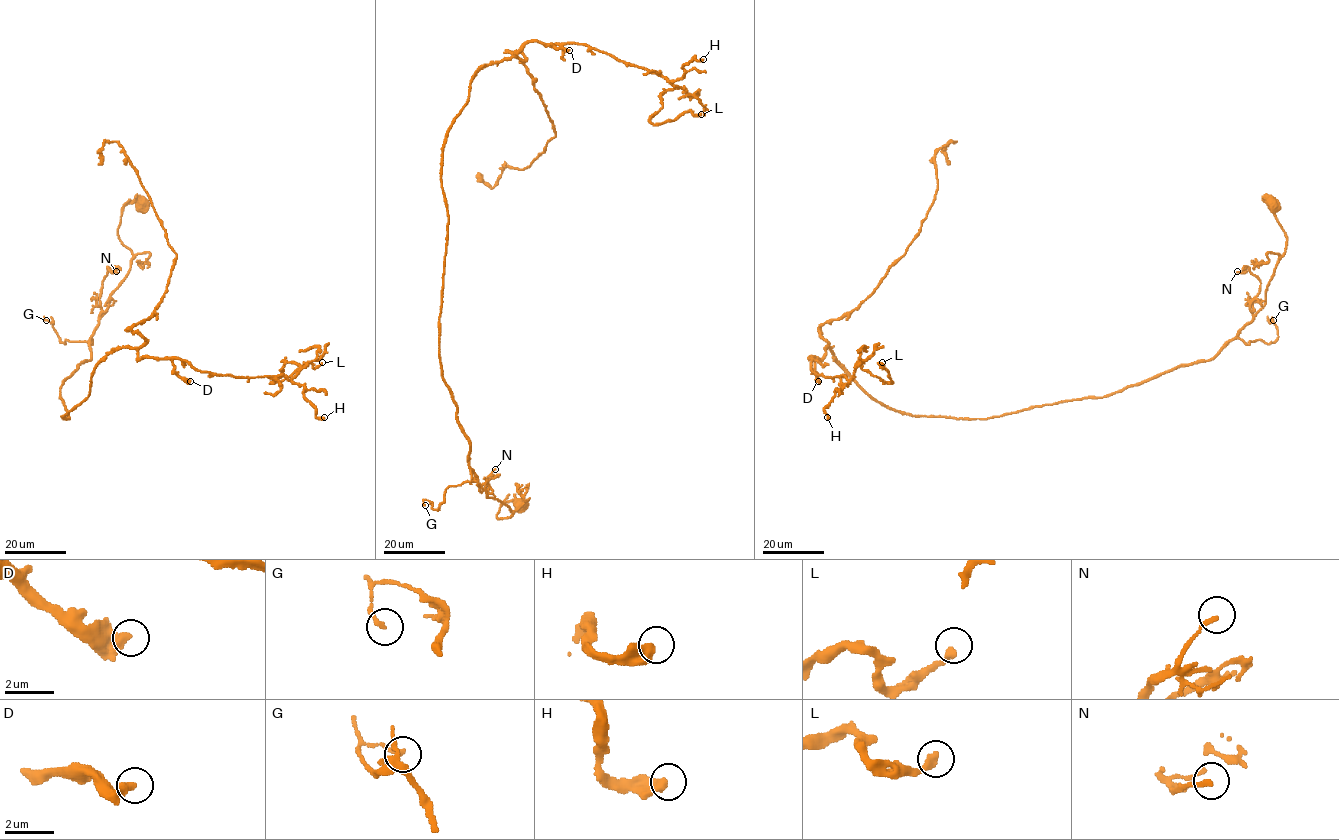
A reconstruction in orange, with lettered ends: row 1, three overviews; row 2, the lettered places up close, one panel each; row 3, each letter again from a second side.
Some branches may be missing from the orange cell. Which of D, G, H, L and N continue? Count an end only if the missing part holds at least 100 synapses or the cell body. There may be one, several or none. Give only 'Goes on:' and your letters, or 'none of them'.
Goes on: none of them

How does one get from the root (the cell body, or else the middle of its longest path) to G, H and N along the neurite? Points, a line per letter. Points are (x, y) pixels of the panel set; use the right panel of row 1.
G: (1272, 203), (1286, 249), (1265, 304), (1238, 337), (1270, 343), (1278, 336), (1273, 320)
H: (1272, 203), (1286, 249), (1214, 358), (955, 418), (883, 405), (826, 347), (811, 370), (849, 381), (827, 417)
N: (1272, 203), (1286, 249), (1268, 284), (1265, 304), (1254, 315), (1260, 281), (1246, 268), (1237, 271)

